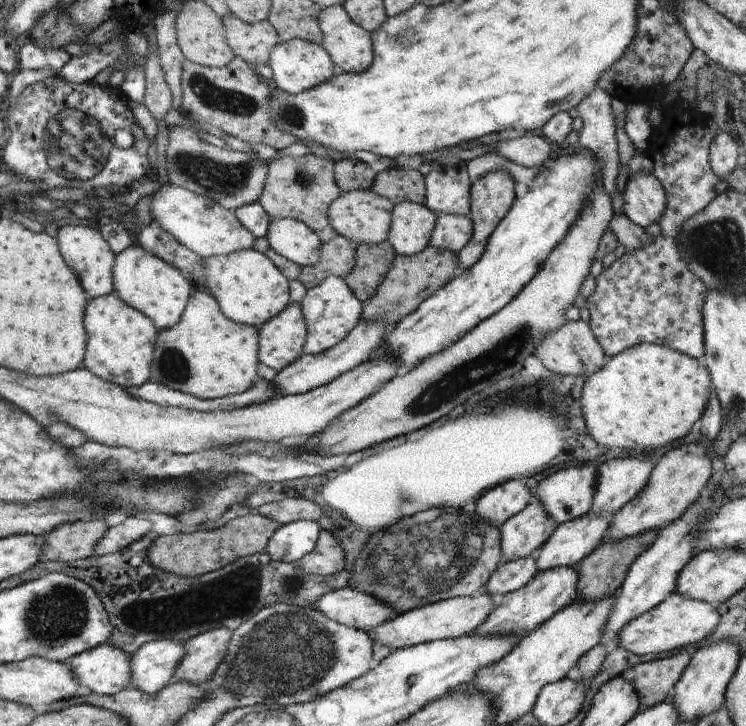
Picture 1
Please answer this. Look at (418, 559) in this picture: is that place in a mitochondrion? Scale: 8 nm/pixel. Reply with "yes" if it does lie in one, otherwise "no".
yes

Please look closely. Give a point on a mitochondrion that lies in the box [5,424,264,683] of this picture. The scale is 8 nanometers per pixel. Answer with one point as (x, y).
(52, 618)

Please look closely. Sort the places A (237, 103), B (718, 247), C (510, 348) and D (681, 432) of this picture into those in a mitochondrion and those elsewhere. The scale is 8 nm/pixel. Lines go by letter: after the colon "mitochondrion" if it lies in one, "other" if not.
A: mitochondrion
B: mitochondrion
C: mitochondrion
D: other

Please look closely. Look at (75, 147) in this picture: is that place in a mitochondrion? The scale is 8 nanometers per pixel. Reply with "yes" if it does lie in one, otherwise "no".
yes

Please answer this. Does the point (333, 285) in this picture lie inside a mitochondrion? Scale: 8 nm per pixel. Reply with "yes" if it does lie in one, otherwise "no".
no

